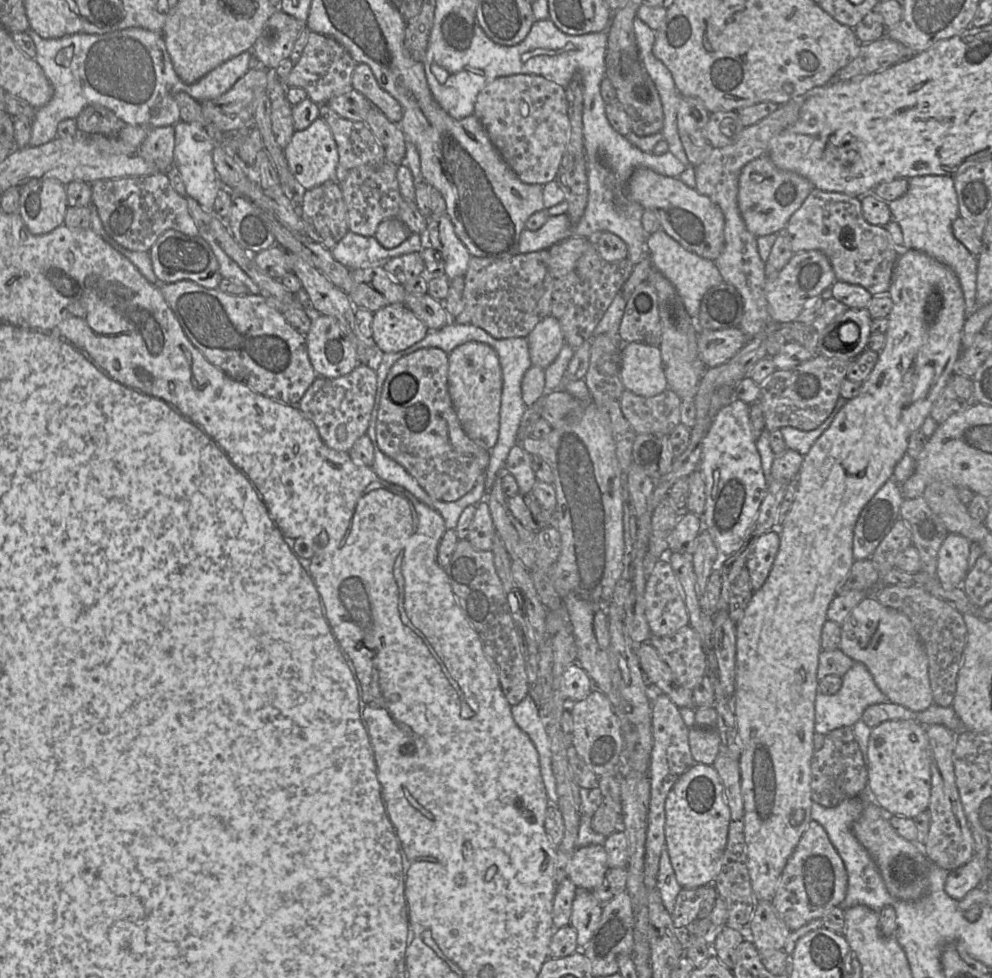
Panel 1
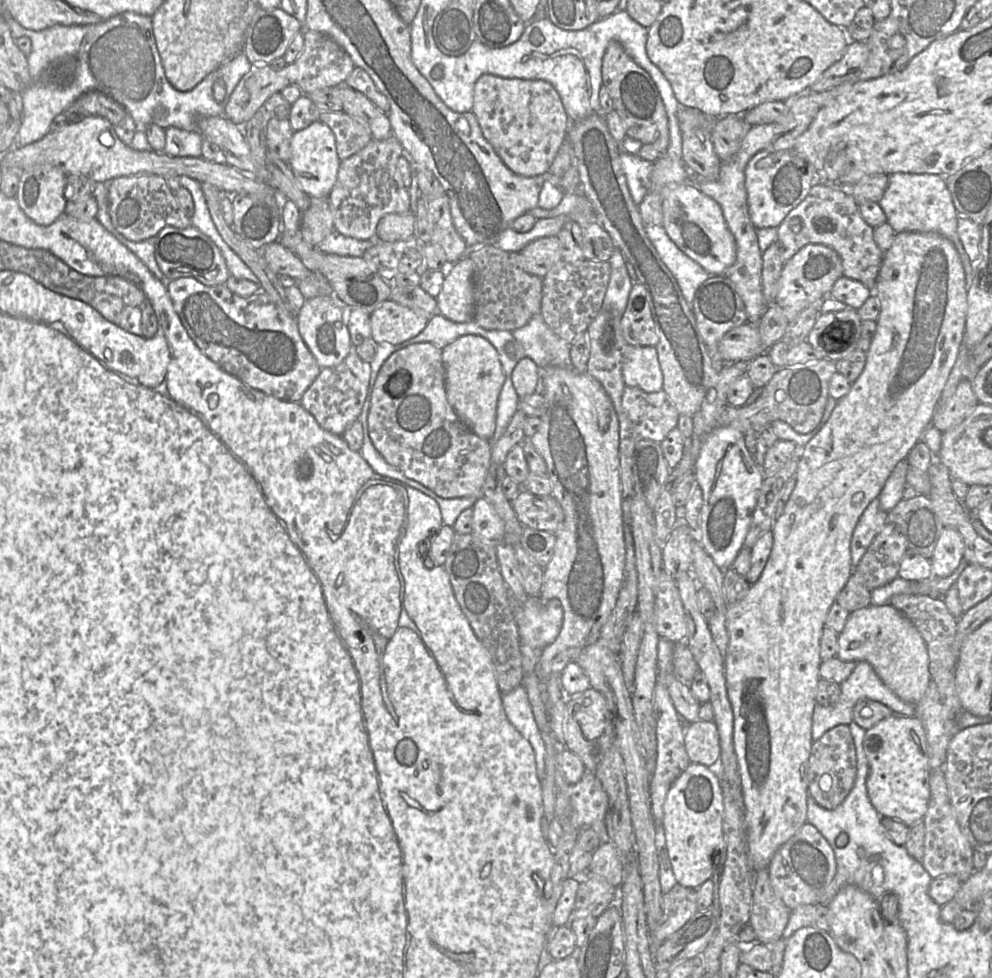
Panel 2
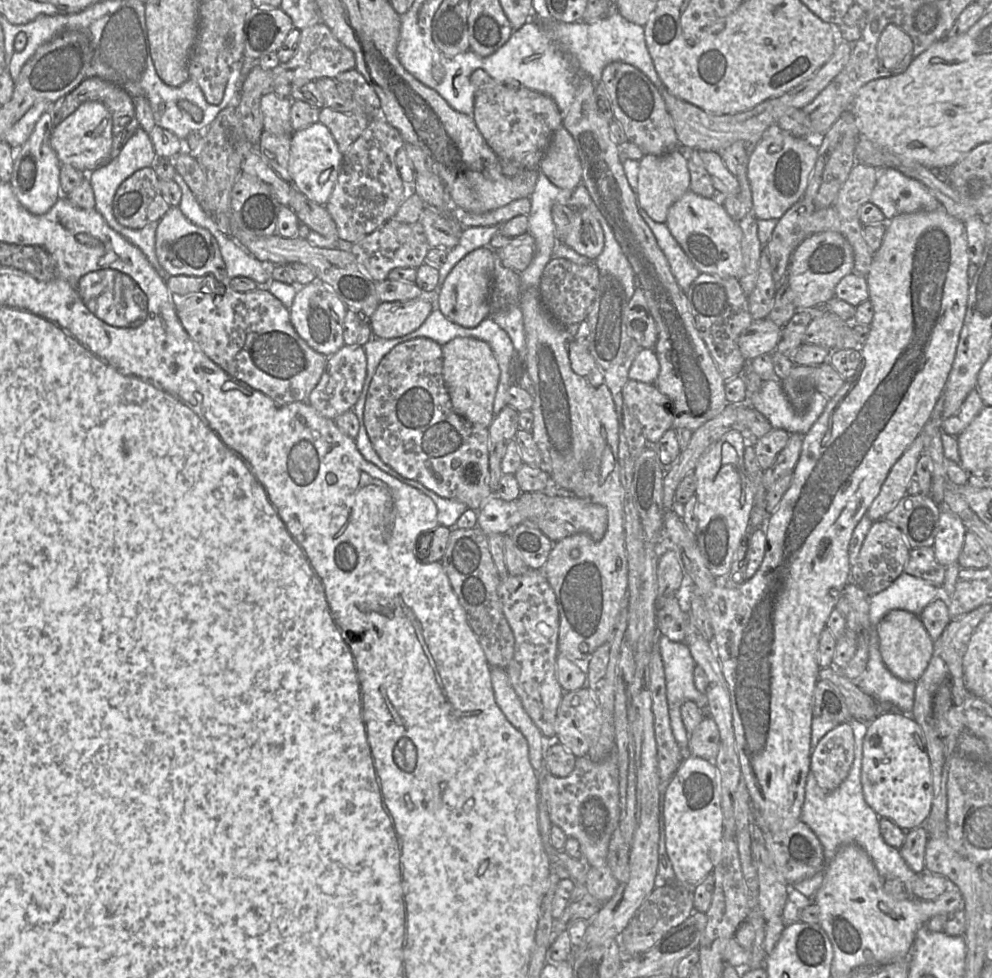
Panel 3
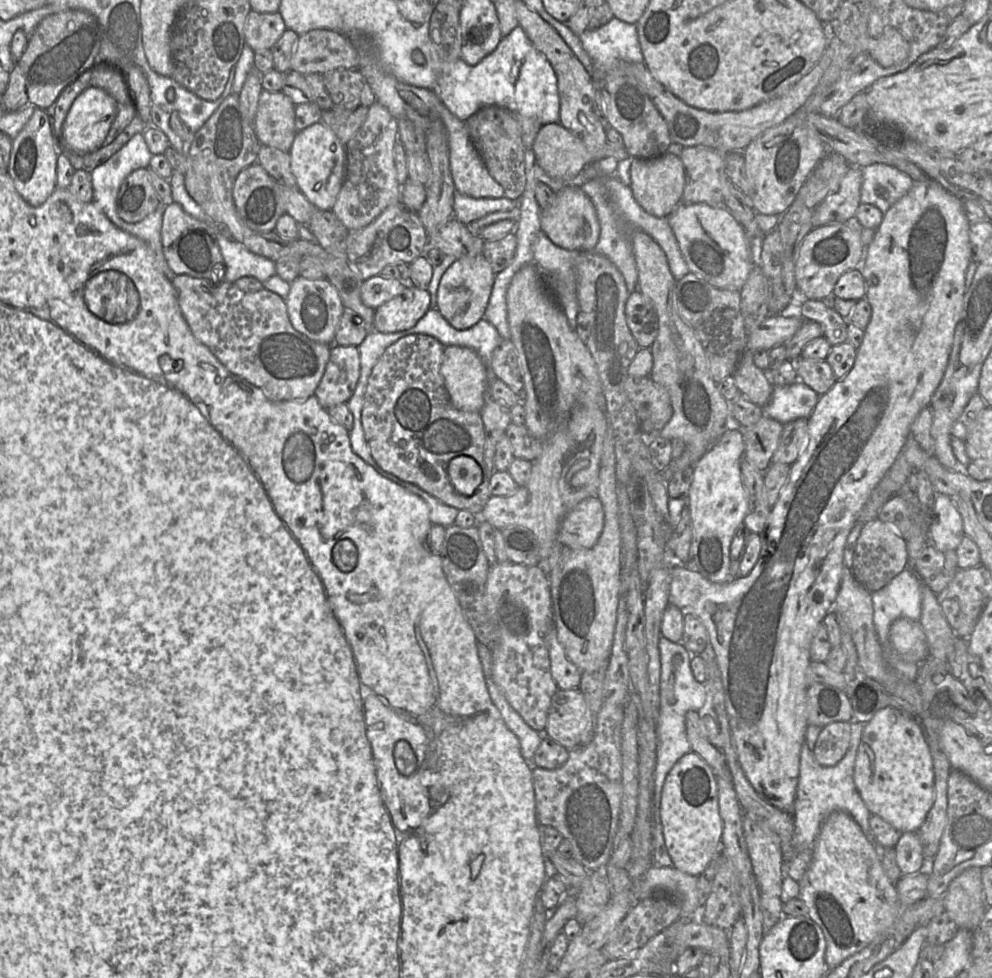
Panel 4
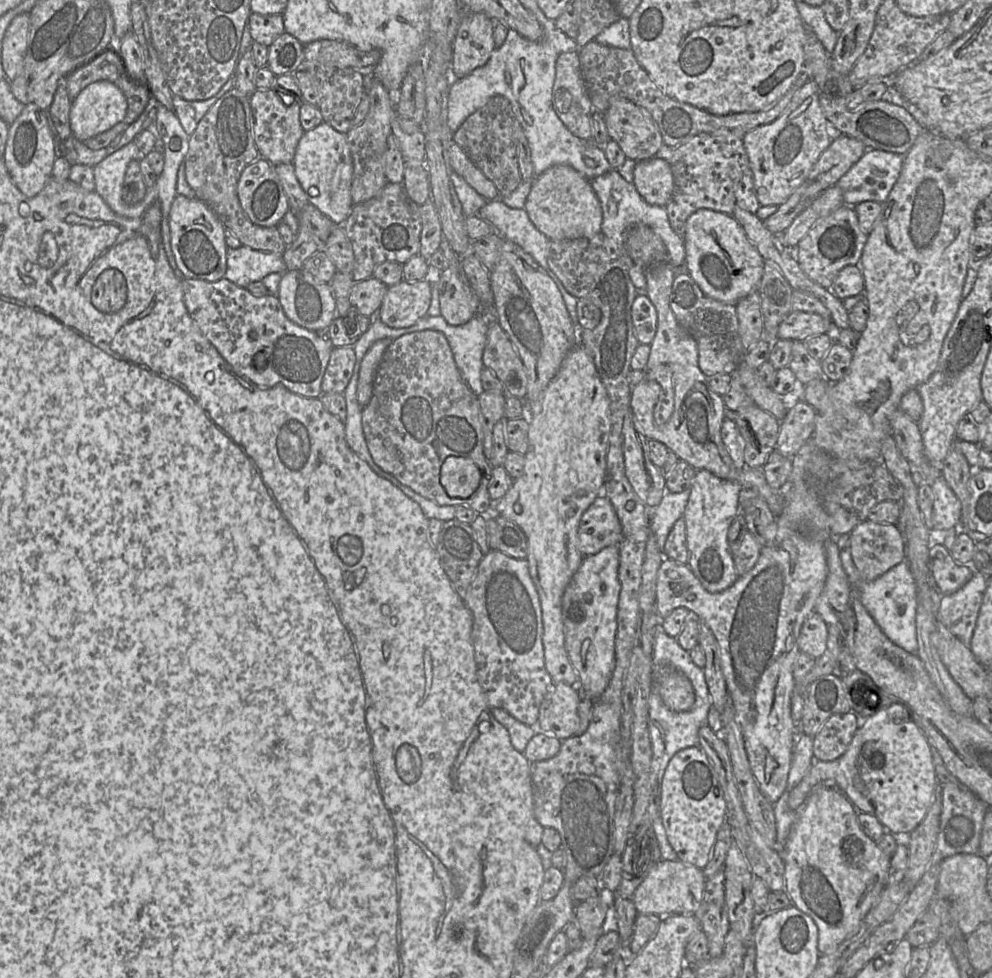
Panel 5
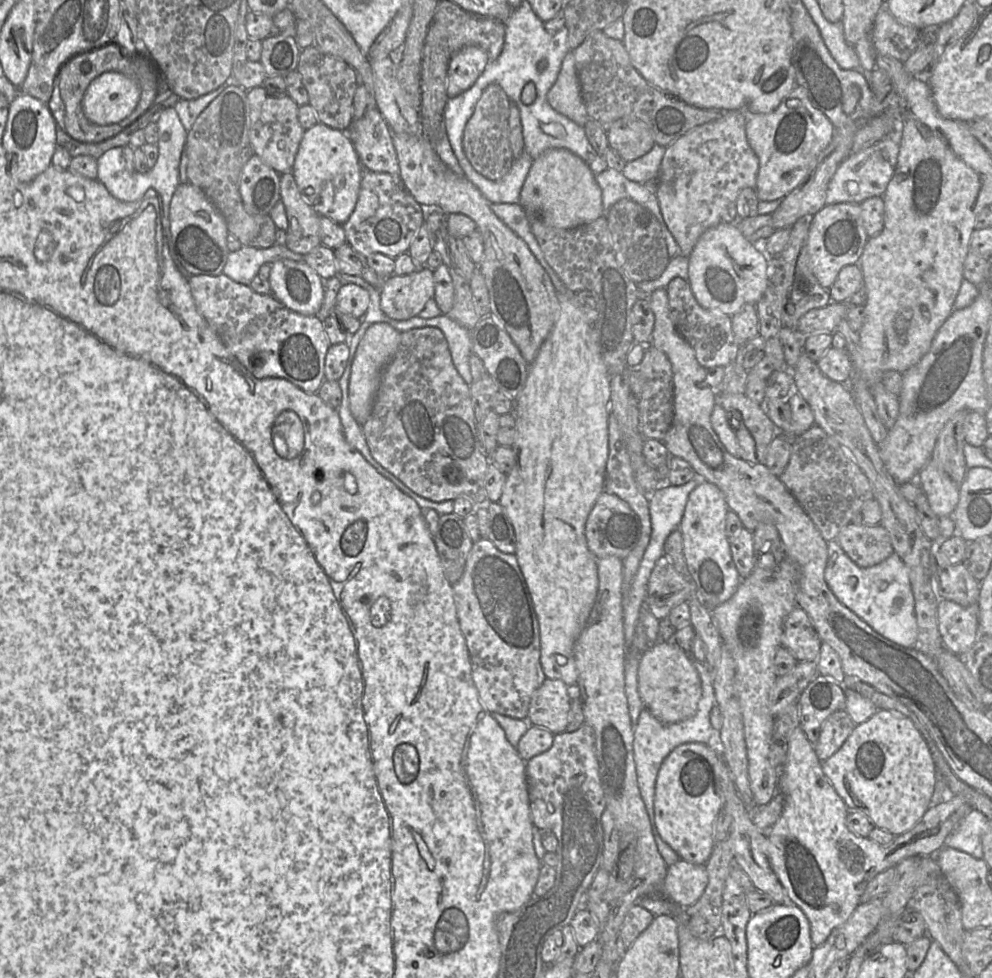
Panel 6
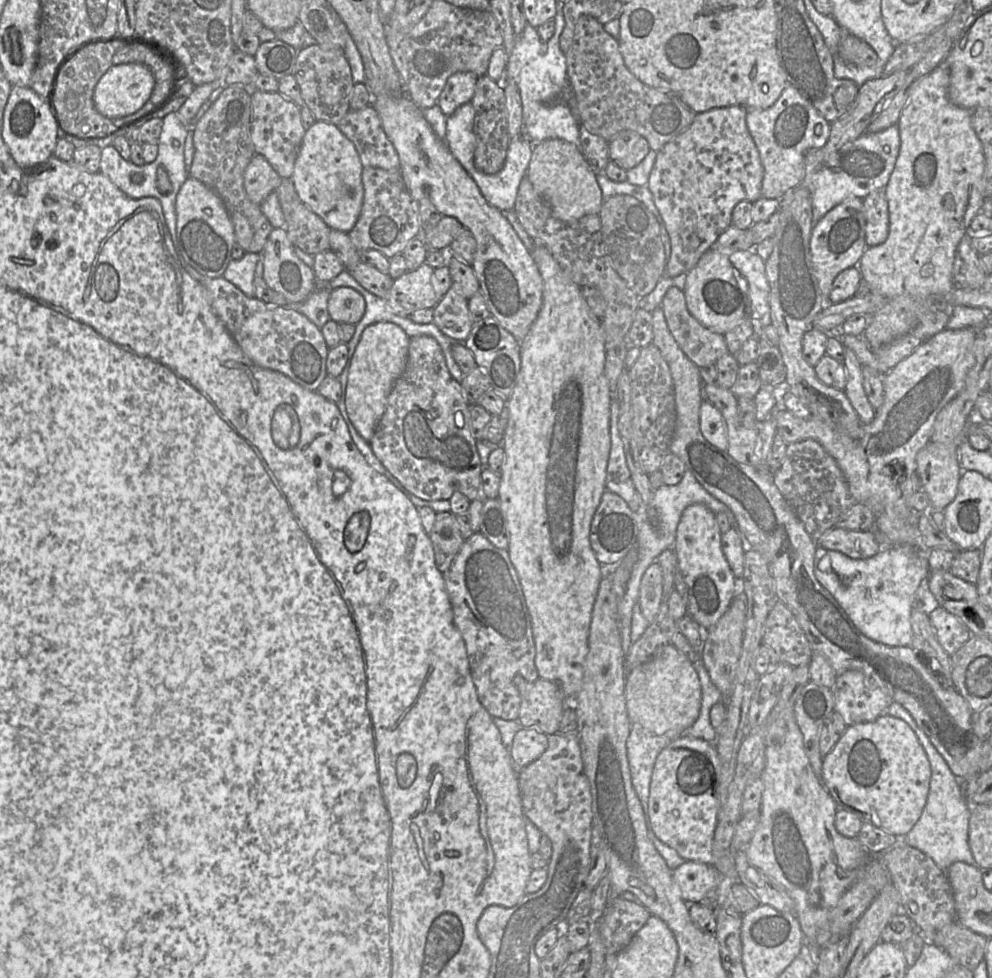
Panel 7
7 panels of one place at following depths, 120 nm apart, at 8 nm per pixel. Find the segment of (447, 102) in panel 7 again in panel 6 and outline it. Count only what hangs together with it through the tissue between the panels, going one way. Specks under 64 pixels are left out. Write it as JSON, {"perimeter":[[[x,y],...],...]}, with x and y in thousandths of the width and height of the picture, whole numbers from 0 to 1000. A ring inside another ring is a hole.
{"perimeter":[[[472,46],[459,53],[455,58],[451,77],[453,101],[477,88],[493,63],[492,52],[480,46]]]}

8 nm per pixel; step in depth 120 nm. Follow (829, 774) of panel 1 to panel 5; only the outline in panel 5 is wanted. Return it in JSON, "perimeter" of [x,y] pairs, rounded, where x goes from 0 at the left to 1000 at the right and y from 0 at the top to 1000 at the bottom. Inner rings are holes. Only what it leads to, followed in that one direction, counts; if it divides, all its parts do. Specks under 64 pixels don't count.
{"perimeter":[[[861,728],[839,731],[821,753],[822,777],[840,778],[849,773],[866,745],[867,736]]]}

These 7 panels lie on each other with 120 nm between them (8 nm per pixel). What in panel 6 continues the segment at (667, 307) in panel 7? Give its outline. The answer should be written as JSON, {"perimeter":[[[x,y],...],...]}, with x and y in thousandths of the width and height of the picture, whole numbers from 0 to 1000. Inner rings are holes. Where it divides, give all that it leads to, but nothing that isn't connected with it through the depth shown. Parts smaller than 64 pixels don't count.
{"perimeter":[[[685,283],[678,284],[671,293],[675,325],[683,340],[698,354],[703,369],[710,376],[731,375],[742,368],[745,358],[739,338],[737,323],[709,315],[702,307],[696,289]]]}

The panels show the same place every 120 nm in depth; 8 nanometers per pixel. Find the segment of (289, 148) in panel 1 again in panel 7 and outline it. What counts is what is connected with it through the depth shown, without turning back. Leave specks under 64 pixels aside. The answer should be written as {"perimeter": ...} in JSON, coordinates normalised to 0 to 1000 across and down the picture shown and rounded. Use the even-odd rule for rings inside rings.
{"perimeter":[[[324,123],[308,133],[293,183],[303,206],[334,233],[352,238],[364,218],[367,191],[362,157],[340,128]]]}

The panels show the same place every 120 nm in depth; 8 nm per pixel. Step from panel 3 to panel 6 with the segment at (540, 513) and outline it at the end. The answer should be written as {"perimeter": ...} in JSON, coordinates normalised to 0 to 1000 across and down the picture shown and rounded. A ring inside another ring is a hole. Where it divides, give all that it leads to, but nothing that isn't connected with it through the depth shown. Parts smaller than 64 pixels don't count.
{"perimeter":[[[608,502],[596,521],[590,538],[593,561],[602,572],[613,569],[630,571],[642,557],[646,548],[644,529],[622,506]]]}

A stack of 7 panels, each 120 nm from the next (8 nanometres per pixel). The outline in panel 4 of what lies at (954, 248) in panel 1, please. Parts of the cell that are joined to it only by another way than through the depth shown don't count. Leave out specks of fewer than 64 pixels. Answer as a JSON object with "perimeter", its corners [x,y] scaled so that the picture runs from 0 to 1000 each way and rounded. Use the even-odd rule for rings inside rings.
{"perimeter":[[[882,167],[869,173],[867,208],[879,209],[889,218],[908,203],[921,185],[904,172]]]}

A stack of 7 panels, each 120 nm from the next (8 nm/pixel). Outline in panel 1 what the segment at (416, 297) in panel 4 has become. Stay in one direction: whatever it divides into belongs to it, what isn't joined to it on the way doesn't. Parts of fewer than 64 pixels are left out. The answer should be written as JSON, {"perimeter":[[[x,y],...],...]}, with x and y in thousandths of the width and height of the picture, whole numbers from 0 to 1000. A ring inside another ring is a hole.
{"perimeter":[[[394,311],[377,319],[375,347],[386,361],[398,361],[424,349],[431,340],[430,333],[408,311]]]}

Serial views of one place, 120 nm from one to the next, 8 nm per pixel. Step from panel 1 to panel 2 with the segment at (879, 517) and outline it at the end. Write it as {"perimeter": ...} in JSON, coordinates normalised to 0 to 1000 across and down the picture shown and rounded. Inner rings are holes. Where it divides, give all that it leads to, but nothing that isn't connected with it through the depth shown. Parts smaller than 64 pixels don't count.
{"perimeter":[[[884,508],[874,517],[866,530],[857,557],[860,582],[865,579],[882,549],[895,535],[895,525],[888,519]]]}

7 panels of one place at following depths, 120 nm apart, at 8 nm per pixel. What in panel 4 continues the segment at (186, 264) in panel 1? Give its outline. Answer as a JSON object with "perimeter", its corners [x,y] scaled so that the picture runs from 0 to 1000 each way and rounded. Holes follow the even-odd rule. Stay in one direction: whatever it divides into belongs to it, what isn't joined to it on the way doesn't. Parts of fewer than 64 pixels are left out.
{"perimeter":[[[171,207],[165,216],[162,233],[164,259],[171,275],[177,280],[188,280],[213,289],[227,287],[228,272],[219,239],[210,229],[188,218],[182,210]]]}

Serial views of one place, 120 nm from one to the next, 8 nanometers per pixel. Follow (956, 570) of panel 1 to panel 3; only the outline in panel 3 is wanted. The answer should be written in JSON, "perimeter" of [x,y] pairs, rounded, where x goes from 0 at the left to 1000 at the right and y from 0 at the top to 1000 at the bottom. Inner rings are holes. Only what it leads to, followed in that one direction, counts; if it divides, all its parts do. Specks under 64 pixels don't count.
{"perimeter":[[[949,517],[946,544],[942,554],[944,573],[955,580],[965,575],[975,541],[971,532],[956,518]]]}

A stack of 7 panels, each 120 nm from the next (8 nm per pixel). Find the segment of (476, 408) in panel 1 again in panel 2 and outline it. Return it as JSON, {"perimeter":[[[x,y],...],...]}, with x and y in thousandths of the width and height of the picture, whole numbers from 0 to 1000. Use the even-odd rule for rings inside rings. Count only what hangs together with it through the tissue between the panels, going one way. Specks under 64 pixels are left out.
{"perimeter":[[[468,343],[446,357],[451,409],[462,427],[481,446],[494,450],[500,439],[502,405],[509,390],[502,360],[486,344]]]}

